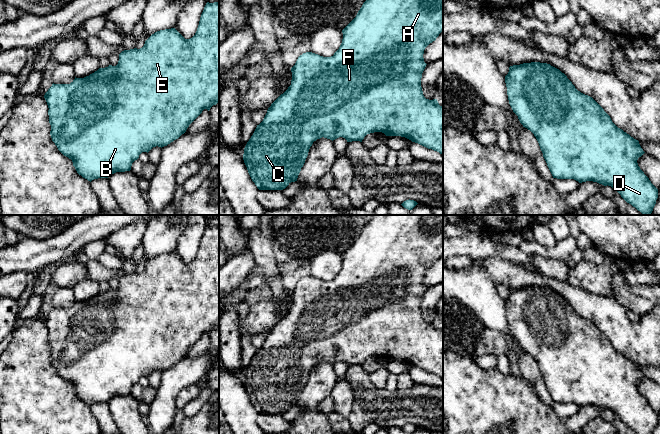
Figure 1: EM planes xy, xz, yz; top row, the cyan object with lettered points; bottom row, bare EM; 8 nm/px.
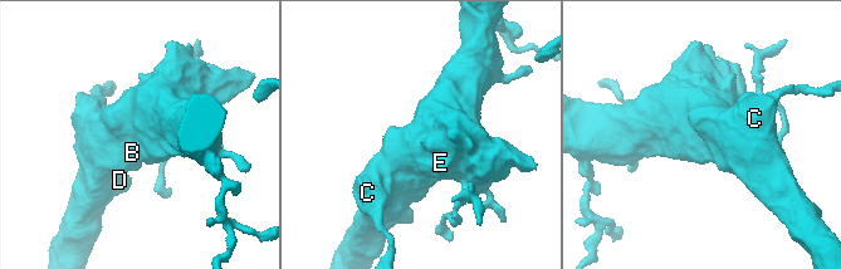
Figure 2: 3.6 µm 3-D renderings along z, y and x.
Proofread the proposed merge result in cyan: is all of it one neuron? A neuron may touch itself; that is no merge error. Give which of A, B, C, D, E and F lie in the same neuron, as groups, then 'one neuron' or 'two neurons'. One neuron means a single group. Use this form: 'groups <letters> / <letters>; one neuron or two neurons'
groups A B C D E F; one neuron

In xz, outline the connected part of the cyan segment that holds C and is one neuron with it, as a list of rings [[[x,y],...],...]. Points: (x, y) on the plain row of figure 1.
[[[373,215],[363,227],[356,241],[342,254],[343,263],[339,273],[331,281],[323,281],[312,276],[300,279],[291,292],[292,304],[288,313],[268,332],[263,345],[257,349],[253,359],[244,372],[243,384],[248,397],[259,414],[283,414],[291,406],[297,405],[313,366],[322,361],[335,364],[343,361],[347,366],[360,365],[367,358],[382,356],[386,360],[401,360],[443,379],[443,330],[437,323],[429,324],[423,319],[422,297],[426,291],[423,278],[425,272],[436,264],[443,255],[443,215]]]

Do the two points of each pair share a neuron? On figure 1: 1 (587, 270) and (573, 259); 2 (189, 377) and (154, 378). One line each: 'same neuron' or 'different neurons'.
1: different neurons
2: different neurons

